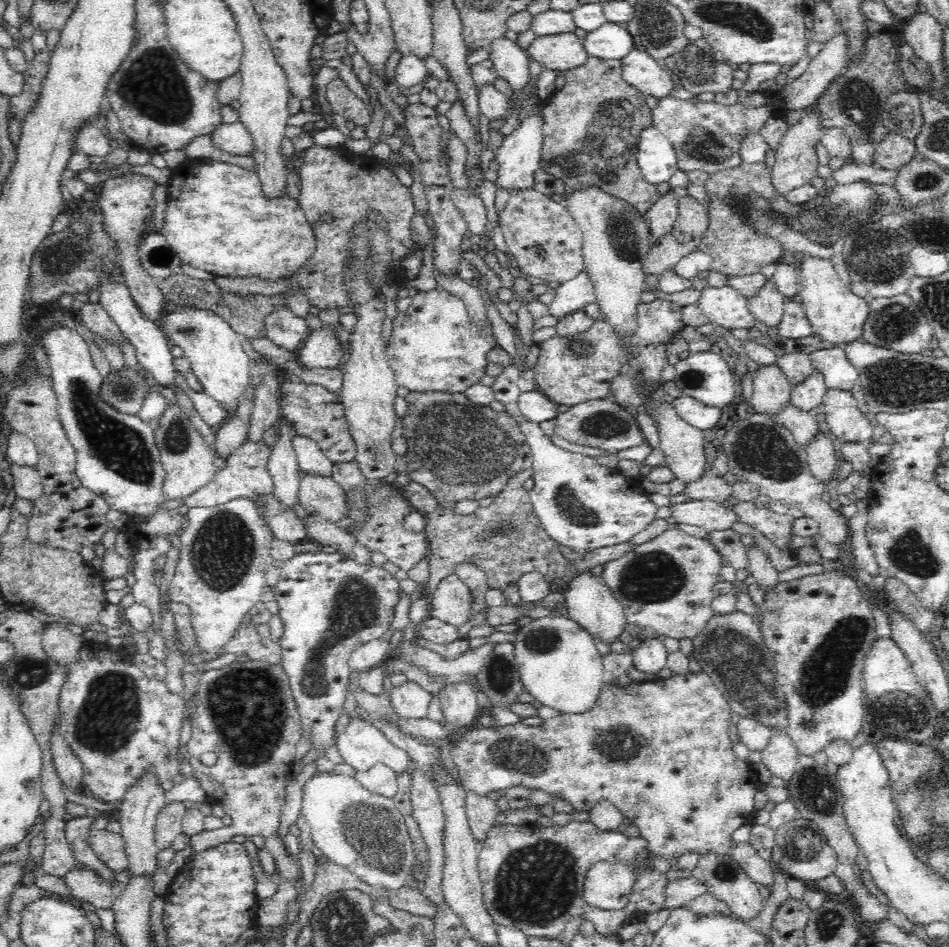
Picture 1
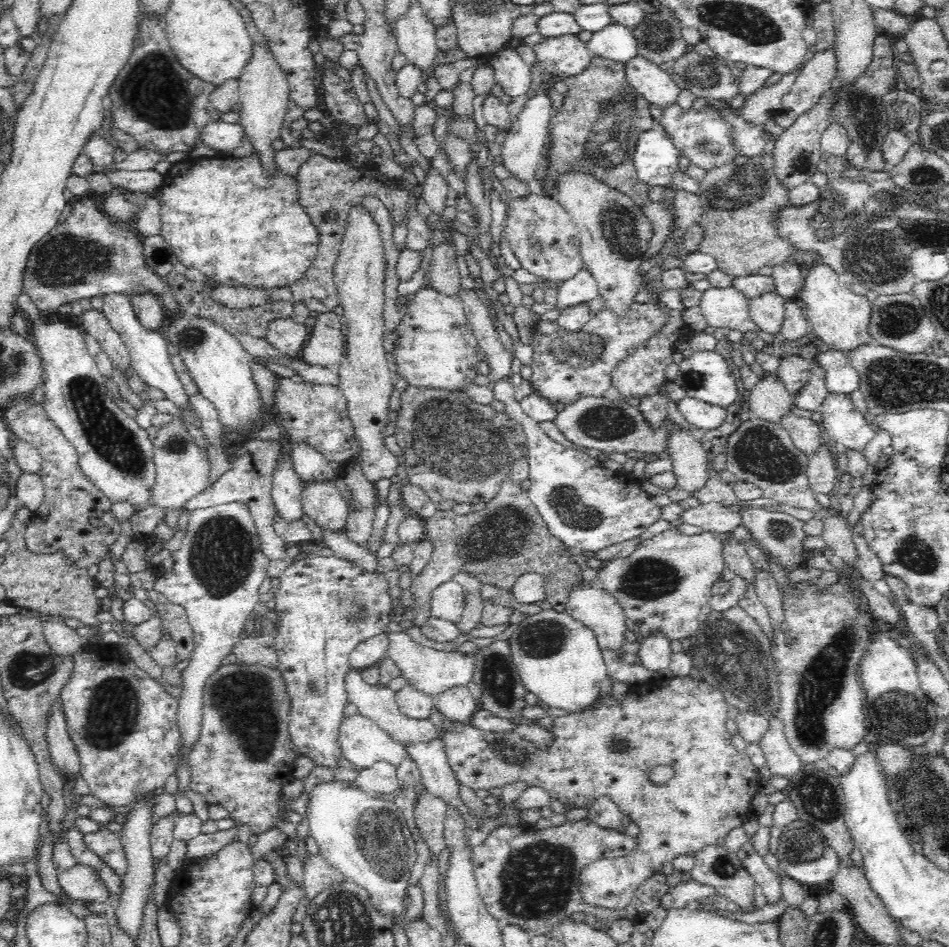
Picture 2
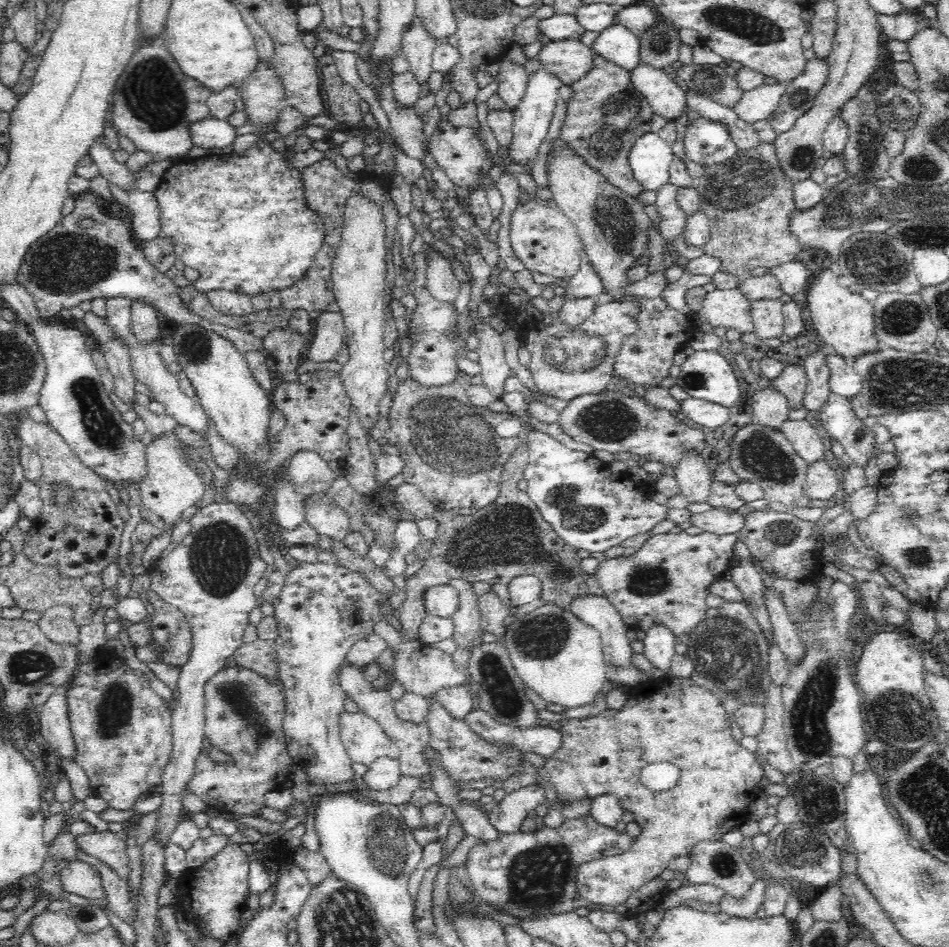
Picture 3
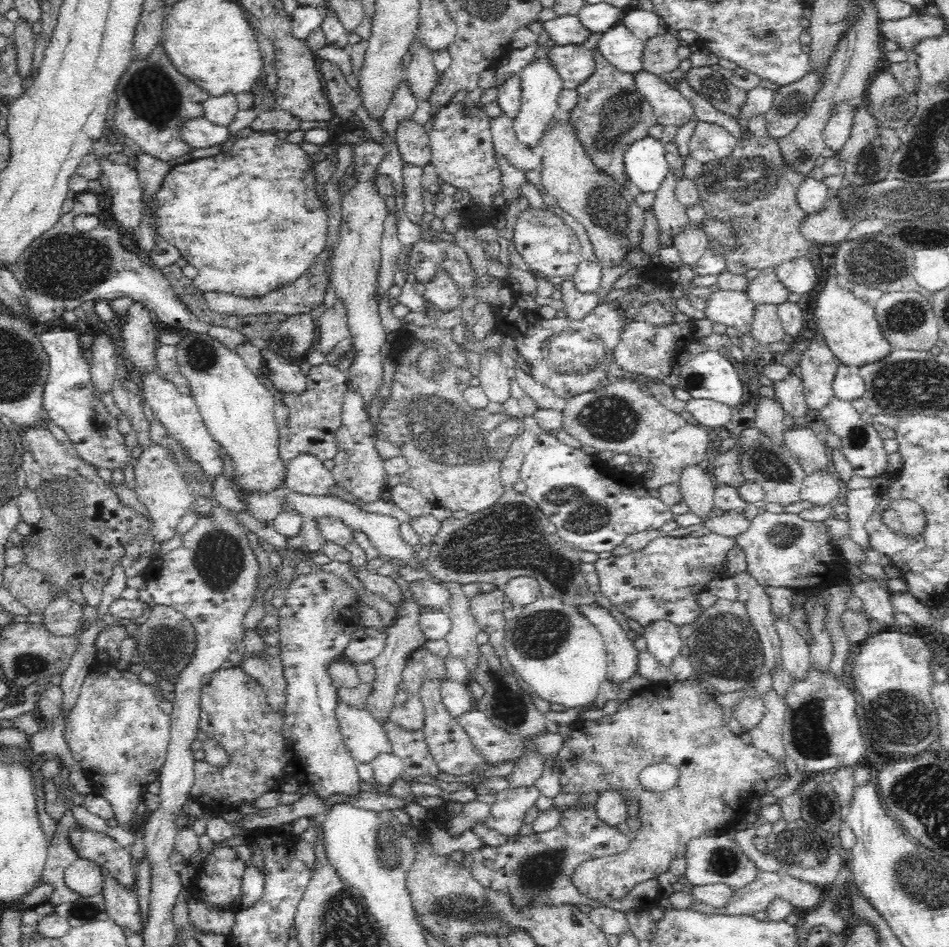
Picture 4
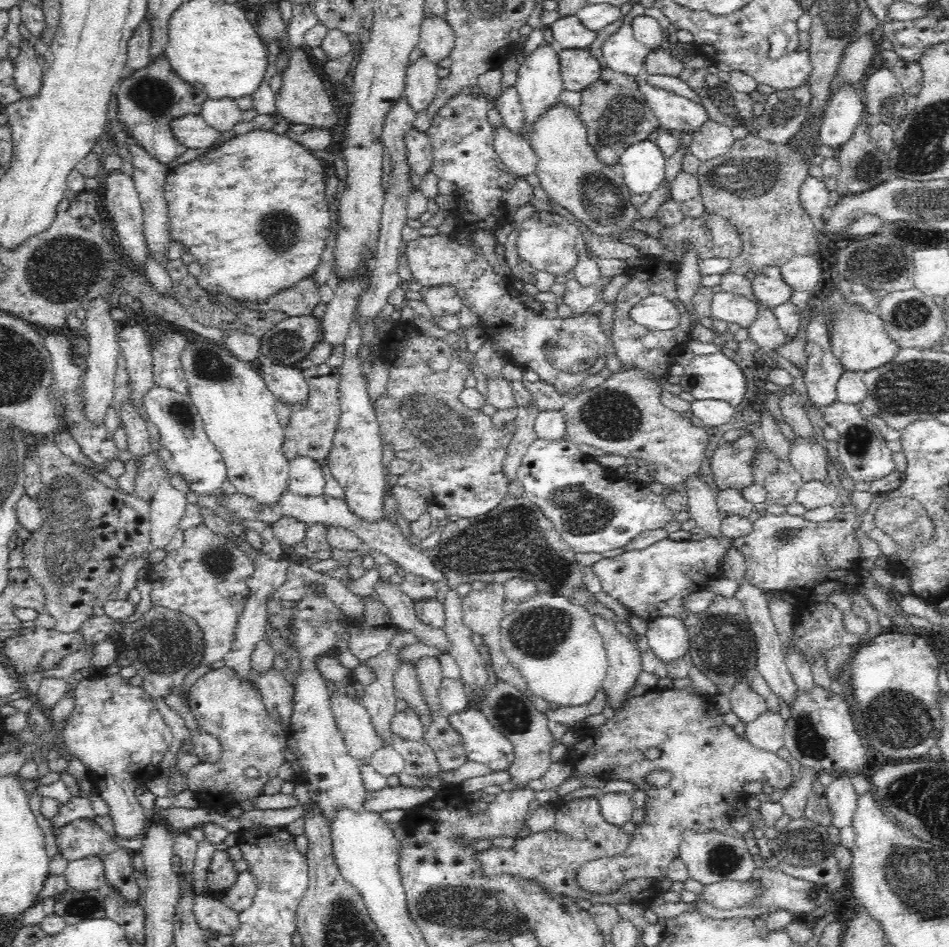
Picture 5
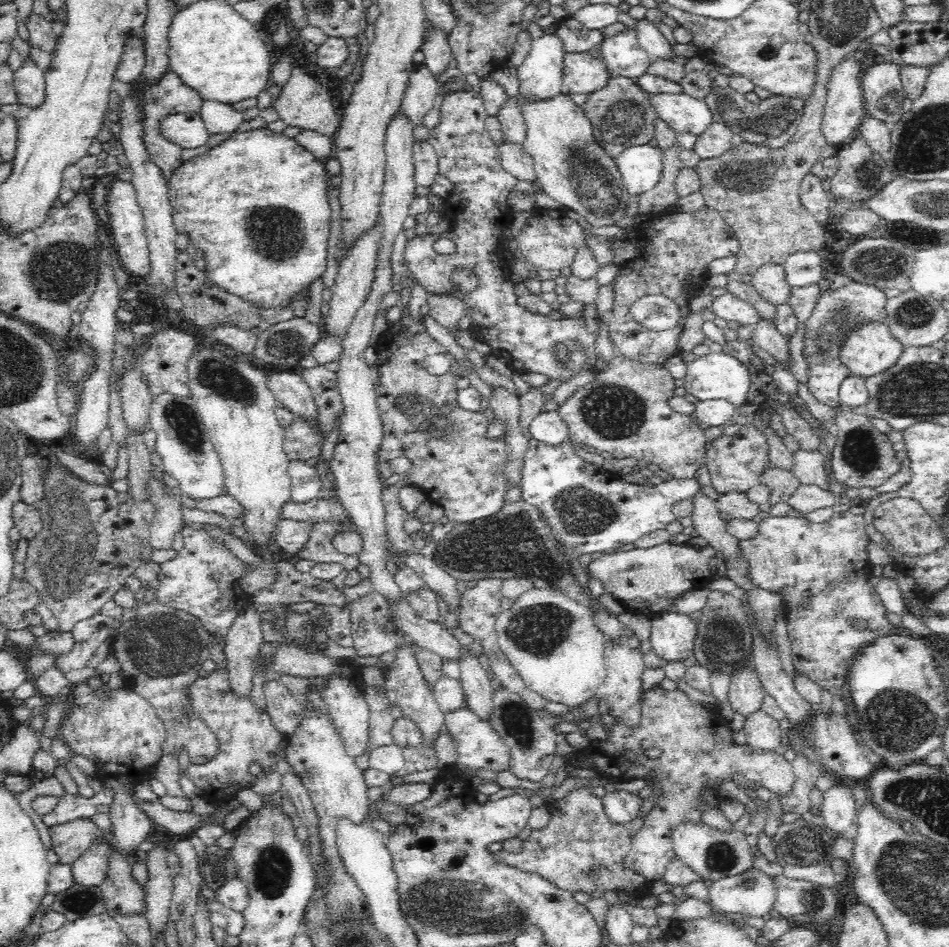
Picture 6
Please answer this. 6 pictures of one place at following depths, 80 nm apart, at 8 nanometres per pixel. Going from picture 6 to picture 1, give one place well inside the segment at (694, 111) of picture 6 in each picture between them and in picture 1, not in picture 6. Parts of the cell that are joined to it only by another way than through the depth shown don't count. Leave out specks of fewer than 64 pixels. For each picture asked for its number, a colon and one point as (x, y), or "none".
1: (650, 78)
2: (653, 83)
3: (666, 98)
4: (671, 109)
5: (674, 112)

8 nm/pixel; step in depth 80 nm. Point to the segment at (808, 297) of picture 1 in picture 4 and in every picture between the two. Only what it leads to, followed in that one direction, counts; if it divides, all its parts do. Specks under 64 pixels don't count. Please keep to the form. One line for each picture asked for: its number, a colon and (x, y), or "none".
2: (838, 317)
3: (844, 320)
4: (850, 325)

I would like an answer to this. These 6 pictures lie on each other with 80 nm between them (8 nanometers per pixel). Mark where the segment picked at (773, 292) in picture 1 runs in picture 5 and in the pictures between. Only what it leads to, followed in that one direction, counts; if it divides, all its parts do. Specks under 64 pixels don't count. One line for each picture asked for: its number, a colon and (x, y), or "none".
2: (767, 311)
3: (768, 321)
4: (766, 328)
5: (765, 332)

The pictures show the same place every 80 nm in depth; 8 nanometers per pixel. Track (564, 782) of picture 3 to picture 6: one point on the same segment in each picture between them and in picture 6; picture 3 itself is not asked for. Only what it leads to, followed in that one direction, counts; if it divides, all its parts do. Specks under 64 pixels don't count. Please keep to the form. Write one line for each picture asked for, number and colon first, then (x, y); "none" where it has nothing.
4: (680, 724)
5: (709, 764)
6: (697, 751)

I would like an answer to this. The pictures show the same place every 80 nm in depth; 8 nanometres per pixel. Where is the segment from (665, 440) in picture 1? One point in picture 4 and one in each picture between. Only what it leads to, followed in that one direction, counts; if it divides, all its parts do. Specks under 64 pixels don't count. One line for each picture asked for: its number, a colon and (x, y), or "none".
2: (689, 461)
3: (694, 475)
4: (697, 489)

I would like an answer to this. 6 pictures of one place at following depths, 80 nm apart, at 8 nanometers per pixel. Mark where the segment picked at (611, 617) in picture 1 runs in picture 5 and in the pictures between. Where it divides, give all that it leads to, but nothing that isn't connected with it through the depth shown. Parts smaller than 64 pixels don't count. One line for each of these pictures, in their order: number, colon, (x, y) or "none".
2: (593, 606)
3: (595, 610)
4: (622, 658)
5: (624, 664)

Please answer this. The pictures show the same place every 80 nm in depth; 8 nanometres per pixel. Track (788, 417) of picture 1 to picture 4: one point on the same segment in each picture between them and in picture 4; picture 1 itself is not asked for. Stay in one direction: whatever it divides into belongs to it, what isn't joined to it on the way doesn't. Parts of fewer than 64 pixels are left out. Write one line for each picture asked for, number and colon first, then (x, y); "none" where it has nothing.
2: (805, 434)
3: (803, 436)
4: (811, 453)

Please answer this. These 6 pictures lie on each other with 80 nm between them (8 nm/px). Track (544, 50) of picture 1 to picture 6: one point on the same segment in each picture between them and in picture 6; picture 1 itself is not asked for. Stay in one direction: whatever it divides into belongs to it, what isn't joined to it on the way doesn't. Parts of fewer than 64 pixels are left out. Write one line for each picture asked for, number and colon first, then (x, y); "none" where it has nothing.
2: (565, 57)
3: (570, 61)
4: (575, 64)
5: (579, 69)
6: (583, 73)

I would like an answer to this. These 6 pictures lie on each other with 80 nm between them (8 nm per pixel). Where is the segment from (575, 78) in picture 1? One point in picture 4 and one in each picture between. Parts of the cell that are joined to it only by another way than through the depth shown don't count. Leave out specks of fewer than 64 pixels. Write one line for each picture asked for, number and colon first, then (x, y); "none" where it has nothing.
2: (595, 130)
3: (605, 116)
4: (610, 115)

